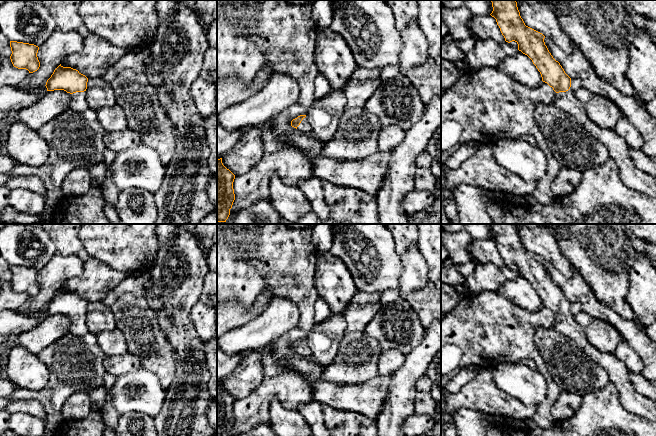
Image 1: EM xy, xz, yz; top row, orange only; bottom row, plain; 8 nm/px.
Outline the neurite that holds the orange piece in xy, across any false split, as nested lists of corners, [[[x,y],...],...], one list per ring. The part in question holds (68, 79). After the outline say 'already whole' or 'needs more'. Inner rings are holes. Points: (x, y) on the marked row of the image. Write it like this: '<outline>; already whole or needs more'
[[[61,64],[54,70],[46,82],[47,91],[64,90],[72,95],[70,109],[83,112],[89,108],[85,91],[88,78],[78,70],[63,67]]]; needs more

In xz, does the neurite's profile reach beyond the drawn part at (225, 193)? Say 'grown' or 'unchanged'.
unchanged

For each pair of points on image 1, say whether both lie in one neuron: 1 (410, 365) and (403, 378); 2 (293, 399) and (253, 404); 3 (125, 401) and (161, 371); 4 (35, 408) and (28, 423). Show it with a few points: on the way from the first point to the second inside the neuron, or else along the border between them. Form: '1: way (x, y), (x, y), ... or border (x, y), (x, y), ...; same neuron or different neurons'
1: way (410, 368), (406, 375); same neuron
2: way (283, 391), (266, 391), (263, 394); same neuron
3: border (142, 368), (150, 371), (165, 390); different neurons
4: border (10, 414), (28, 413), (45, 421); different neurons

